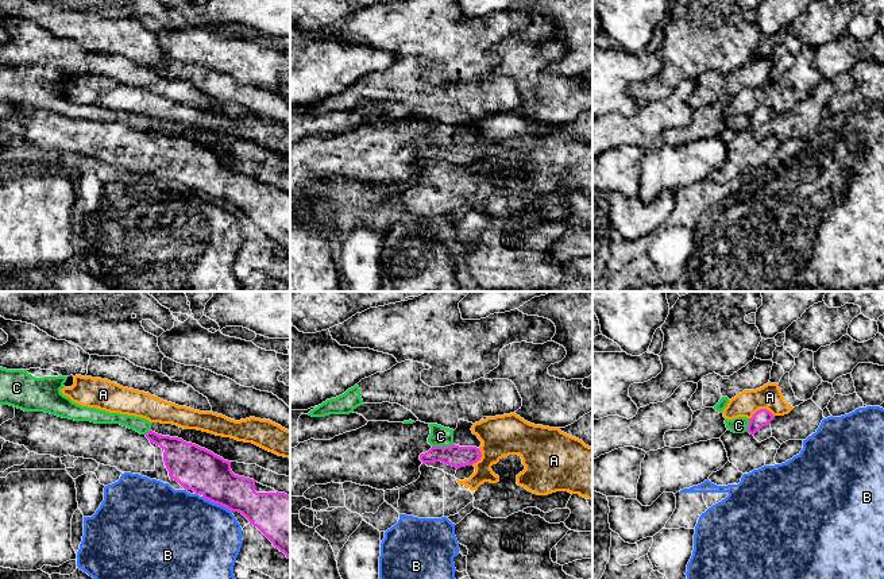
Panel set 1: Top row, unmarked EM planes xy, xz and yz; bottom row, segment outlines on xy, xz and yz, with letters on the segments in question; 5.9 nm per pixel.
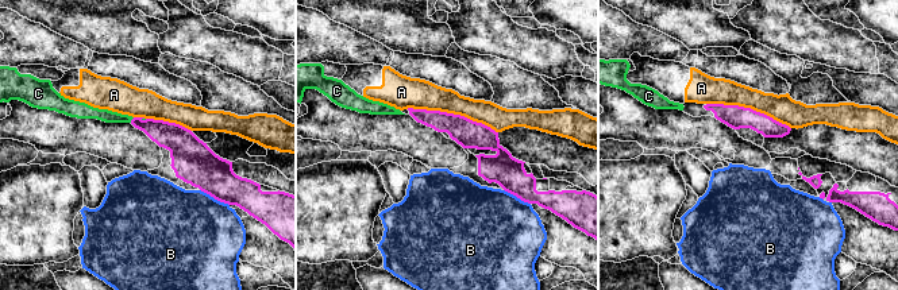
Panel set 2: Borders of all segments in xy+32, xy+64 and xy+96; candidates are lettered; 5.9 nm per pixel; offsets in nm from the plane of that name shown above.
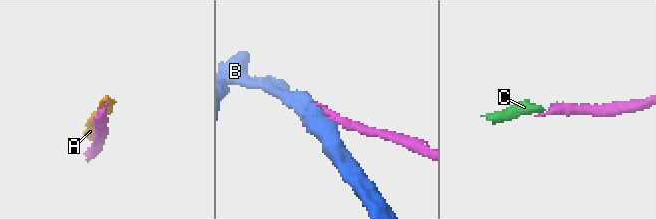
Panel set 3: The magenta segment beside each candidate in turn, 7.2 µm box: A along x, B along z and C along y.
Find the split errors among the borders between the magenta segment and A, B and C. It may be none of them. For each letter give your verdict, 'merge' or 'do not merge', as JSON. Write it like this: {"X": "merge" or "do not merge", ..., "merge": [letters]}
{"A": "do not merge", "B": "do not merge", "C": "do not merge", "merge": []}

